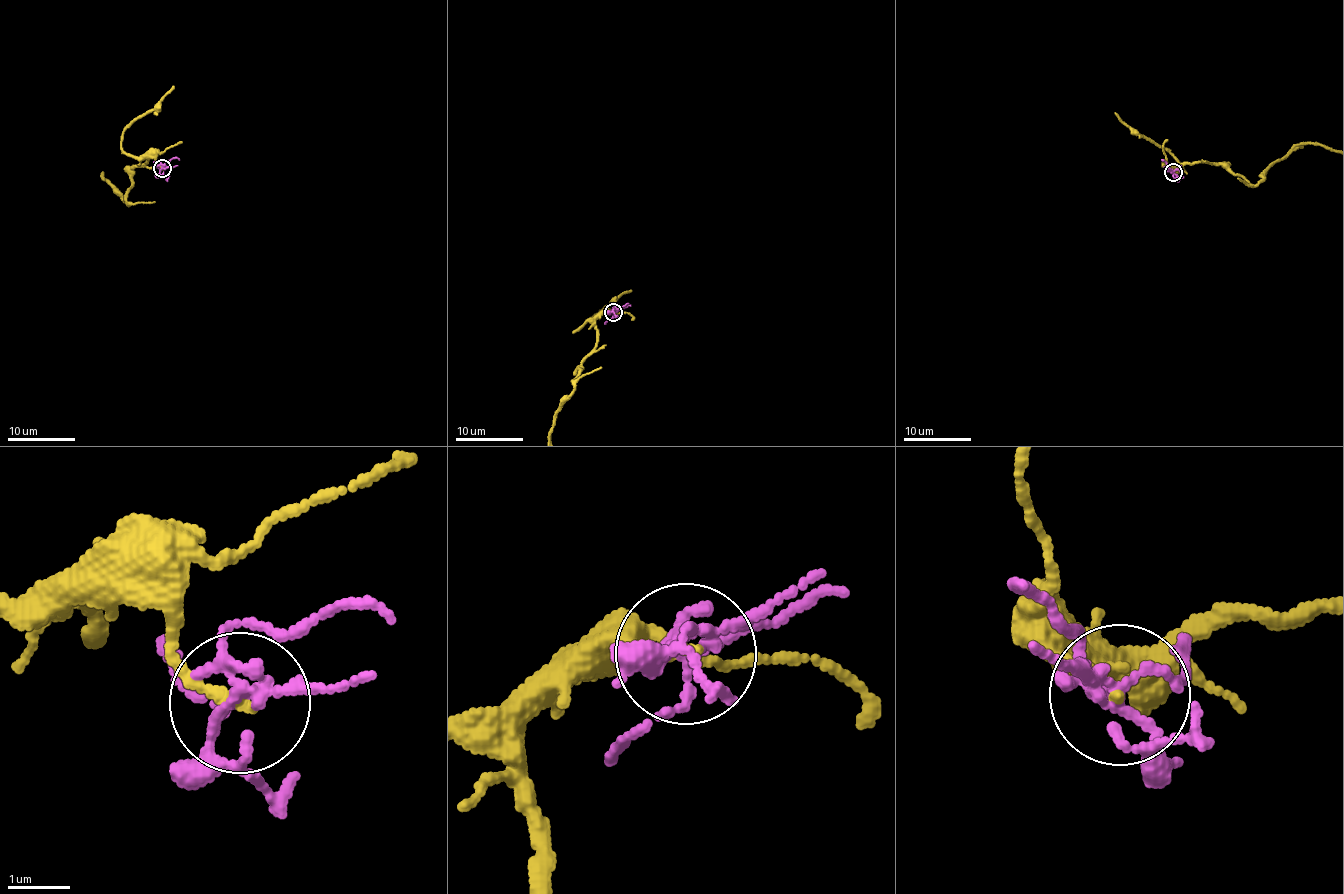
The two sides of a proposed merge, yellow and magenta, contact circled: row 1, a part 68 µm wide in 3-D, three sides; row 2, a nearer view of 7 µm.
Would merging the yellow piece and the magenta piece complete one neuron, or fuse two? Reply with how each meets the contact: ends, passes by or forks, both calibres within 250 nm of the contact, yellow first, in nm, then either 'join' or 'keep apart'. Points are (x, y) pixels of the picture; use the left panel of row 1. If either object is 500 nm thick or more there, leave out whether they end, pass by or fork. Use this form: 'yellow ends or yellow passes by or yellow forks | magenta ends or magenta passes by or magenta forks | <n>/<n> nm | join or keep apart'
yellow ends | magenta forks | 180/160 nm | keep apart

